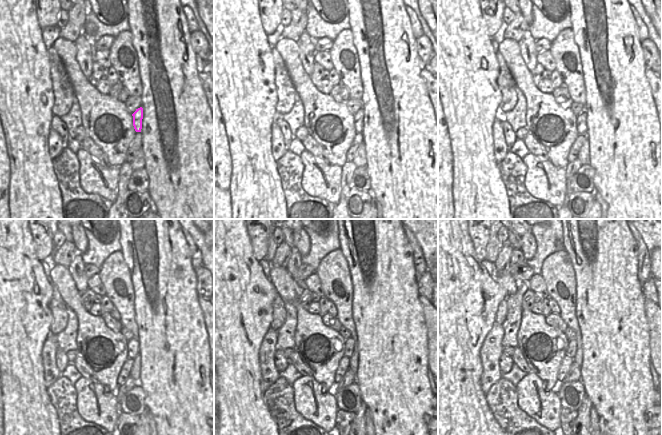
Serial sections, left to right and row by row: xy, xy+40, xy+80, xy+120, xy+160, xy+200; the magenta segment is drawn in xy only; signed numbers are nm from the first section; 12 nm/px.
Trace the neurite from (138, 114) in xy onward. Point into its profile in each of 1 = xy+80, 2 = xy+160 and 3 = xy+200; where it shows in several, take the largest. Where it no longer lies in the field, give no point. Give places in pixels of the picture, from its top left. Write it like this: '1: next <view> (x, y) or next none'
1: next xy+80 (581, 118)
2: next xy+160 (350, 343)
3: next xy+200 (572, 348)

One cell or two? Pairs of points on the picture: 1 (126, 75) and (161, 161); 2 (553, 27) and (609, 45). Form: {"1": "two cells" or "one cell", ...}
{"1": "two cells", "2": "two cells"}

